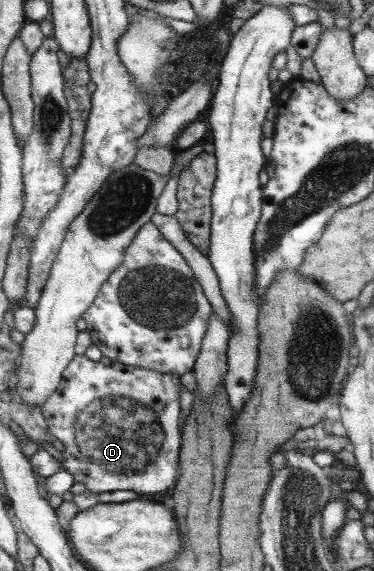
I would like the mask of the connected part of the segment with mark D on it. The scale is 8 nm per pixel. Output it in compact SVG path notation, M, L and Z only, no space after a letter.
M82 355L67 364L58 388L47 398L43 413L47 431L62 445L61 471L94 494L128 491L157 494L173 485L179 455L179 379L176 373L157 373L113 362L103 365Z

